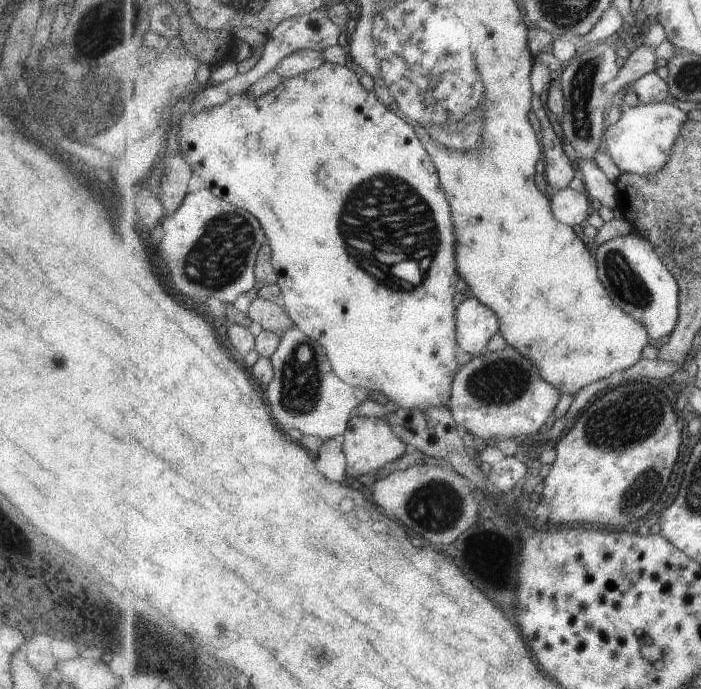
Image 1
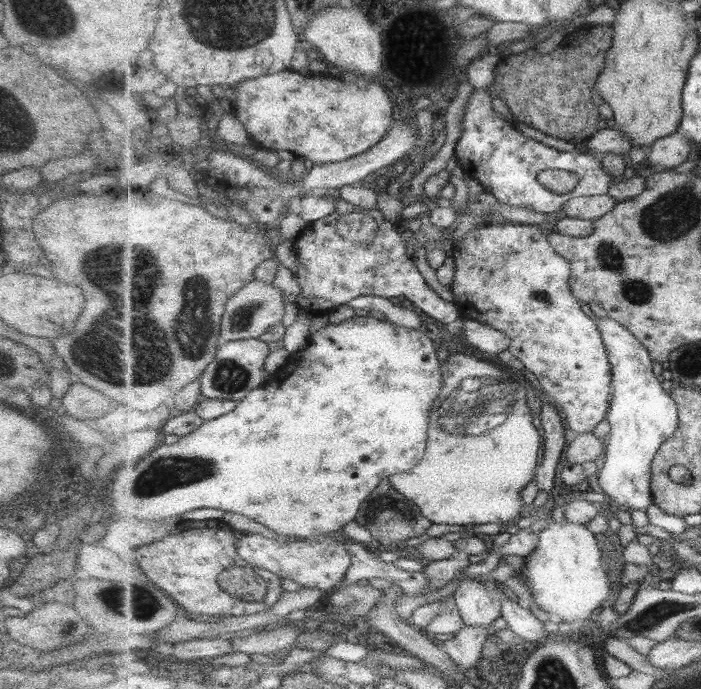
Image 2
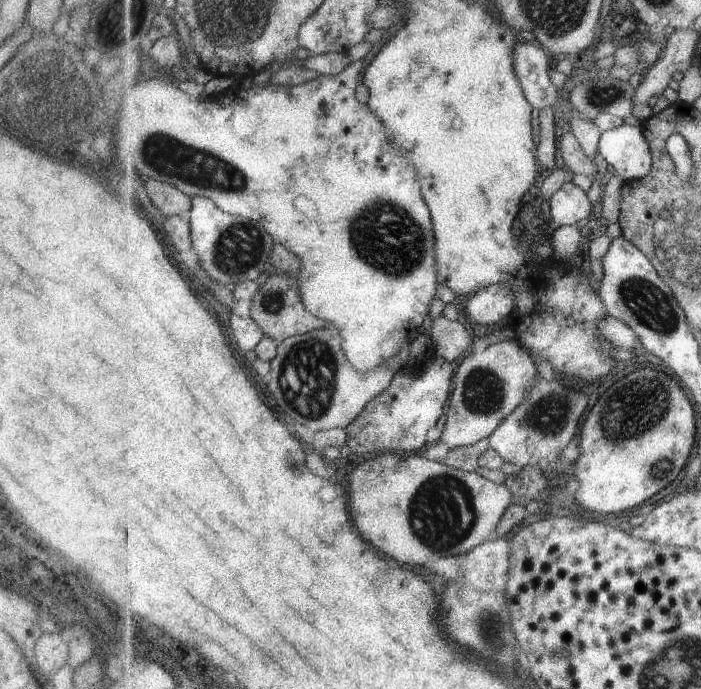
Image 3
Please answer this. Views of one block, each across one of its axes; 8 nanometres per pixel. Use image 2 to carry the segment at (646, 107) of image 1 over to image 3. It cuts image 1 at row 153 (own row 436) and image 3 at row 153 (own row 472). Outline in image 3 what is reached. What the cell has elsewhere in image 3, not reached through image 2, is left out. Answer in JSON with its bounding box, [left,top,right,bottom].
[598,123,654,182]

